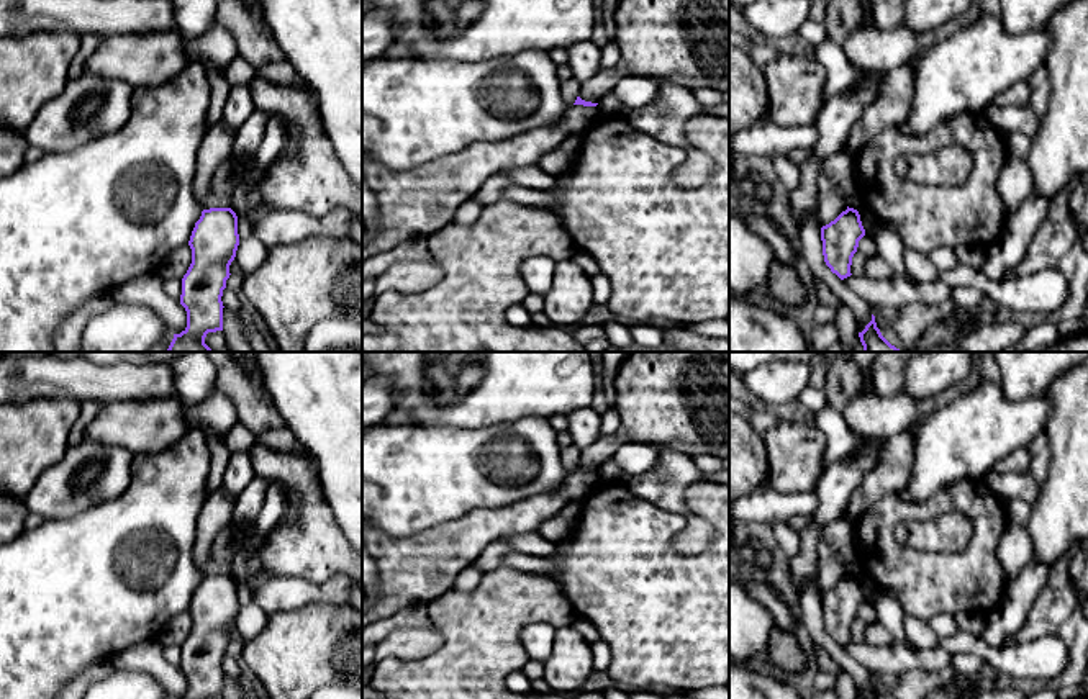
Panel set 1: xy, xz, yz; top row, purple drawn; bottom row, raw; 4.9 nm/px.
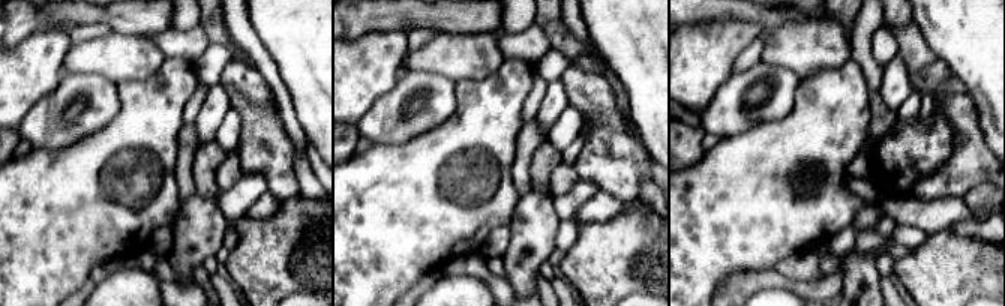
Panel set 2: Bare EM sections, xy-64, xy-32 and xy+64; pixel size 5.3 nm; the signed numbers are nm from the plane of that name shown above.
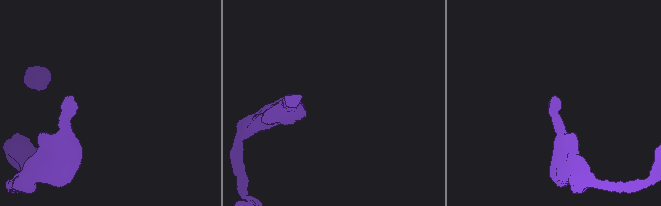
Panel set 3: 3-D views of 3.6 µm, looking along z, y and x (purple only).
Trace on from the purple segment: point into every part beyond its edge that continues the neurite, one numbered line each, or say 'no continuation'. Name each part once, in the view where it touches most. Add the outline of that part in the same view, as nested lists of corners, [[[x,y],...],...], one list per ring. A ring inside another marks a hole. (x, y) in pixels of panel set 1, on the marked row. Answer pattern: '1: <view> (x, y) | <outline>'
no continuation

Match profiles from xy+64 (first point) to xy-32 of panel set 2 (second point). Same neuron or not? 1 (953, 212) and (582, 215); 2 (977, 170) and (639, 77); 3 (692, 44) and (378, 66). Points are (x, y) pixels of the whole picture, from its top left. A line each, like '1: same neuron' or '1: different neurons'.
1: same neuron
2: different neurons
3: same neuron

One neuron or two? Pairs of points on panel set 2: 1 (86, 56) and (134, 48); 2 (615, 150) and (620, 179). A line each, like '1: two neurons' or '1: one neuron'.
1: one neuron
2: one neuron

